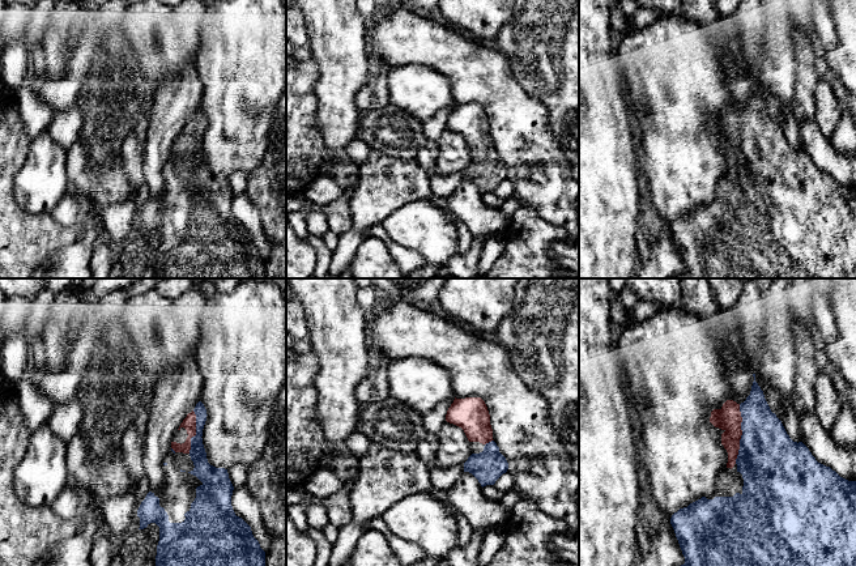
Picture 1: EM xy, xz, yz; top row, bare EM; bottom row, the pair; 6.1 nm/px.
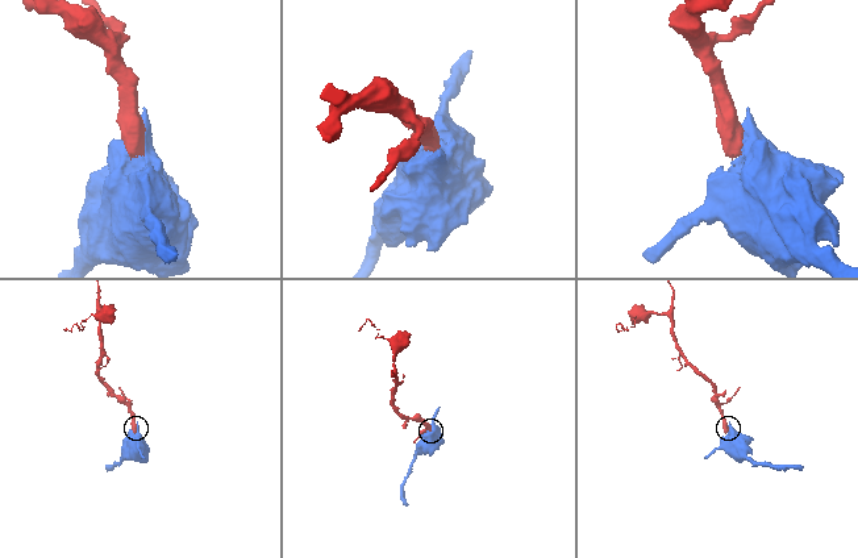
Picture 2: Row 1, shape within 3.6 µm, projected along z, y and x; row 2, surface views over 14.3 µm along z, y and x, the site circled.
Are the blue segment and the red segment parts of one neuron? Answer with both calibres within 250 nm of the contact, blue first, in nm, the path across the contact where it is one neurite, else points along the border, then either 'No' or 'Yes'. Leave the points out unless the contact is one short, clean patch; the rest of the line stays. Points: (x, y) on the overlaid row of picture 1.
Thickness 380 nm (blue) against 150 nm. Path across: yz (770, 462), (742, 434), (728, 418). Yes

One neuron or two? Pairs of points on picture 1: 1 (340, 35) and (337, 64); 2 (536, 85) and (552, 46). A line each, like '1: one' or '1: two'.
1: one
2: one

